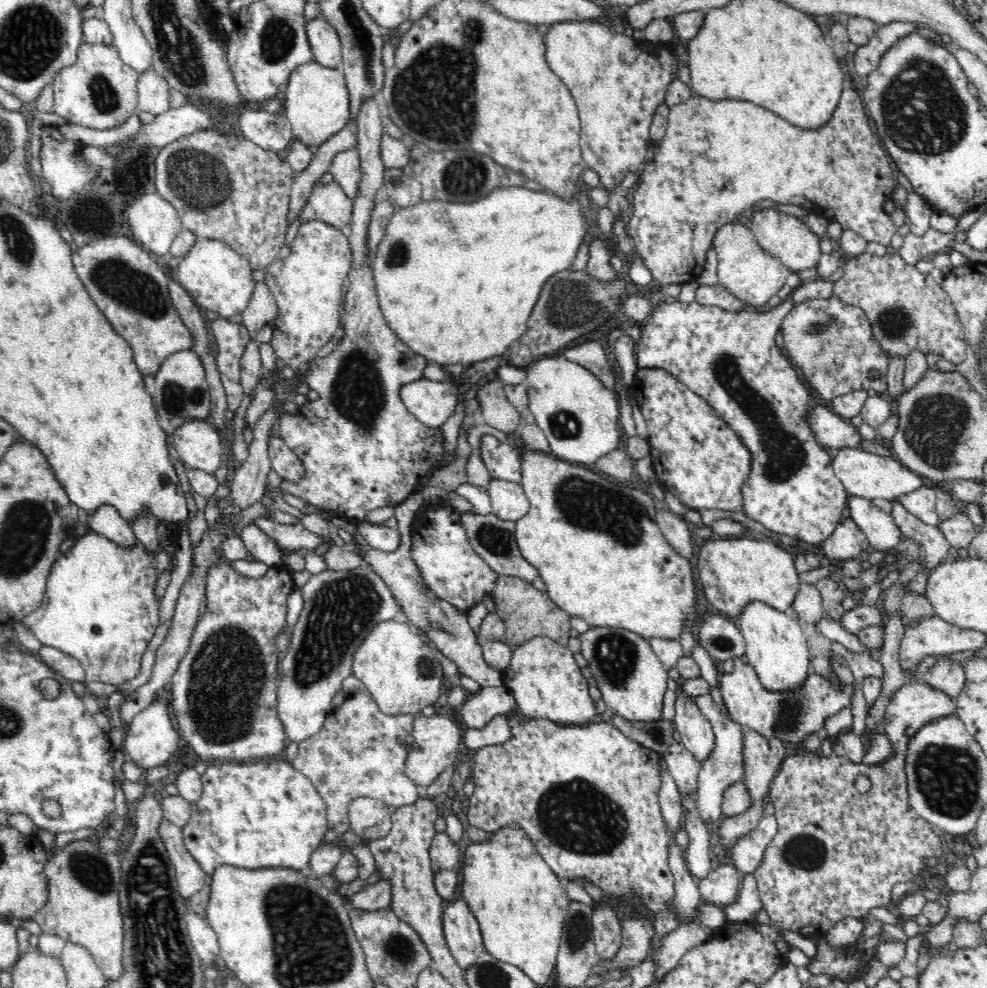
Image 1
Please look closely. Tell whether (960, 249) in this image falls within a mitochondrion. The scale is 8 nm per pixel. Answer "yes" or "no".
no

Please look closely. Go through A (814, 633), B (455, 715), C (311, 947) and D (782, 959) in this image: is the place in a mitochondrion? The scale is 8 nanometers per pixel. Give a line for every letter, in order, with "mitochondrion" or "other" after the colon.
A: other
B: other
C: mitochondrion
D: other

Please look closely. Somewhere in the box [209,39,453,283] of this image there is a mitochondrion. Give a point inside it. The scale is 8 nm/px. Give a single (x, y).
(396, 254)

